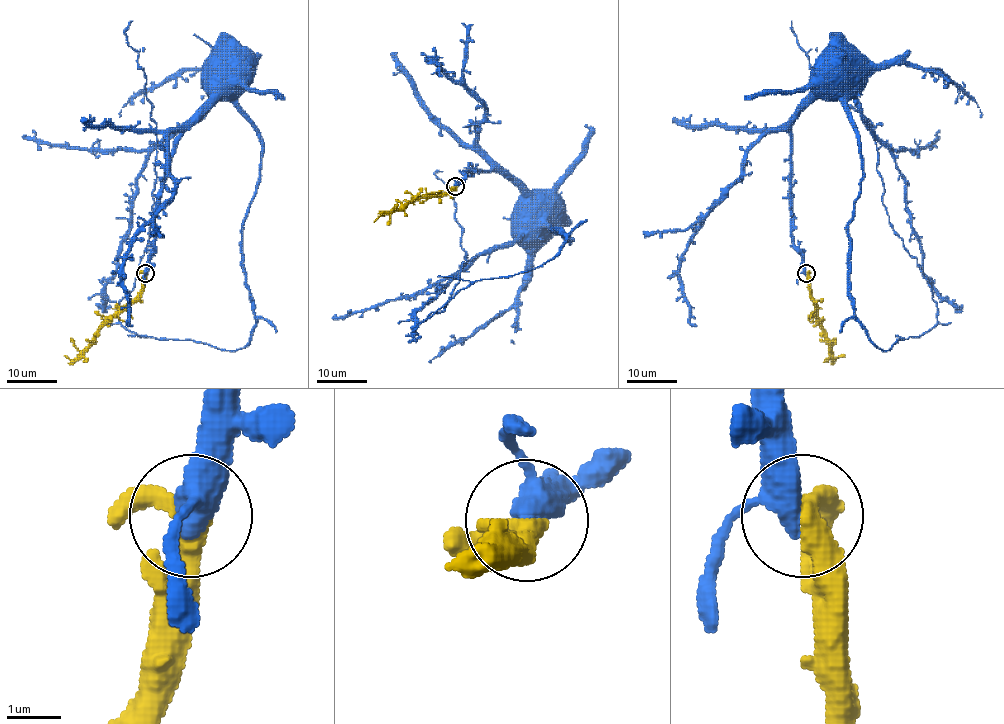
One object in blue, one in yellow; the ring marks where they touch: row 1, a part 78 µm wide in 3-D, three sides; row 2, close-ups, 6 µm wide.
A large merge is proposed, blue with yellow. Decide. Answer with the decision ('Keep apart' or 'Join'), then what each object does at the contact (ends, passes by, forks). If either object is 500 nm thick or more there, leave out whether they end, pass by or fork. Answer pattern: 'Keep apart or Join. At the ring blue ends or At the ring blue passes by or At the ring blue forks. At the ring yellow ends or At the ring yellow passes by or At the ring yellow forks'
Join. At the ring blue passes by. At the ring yellow passes by

